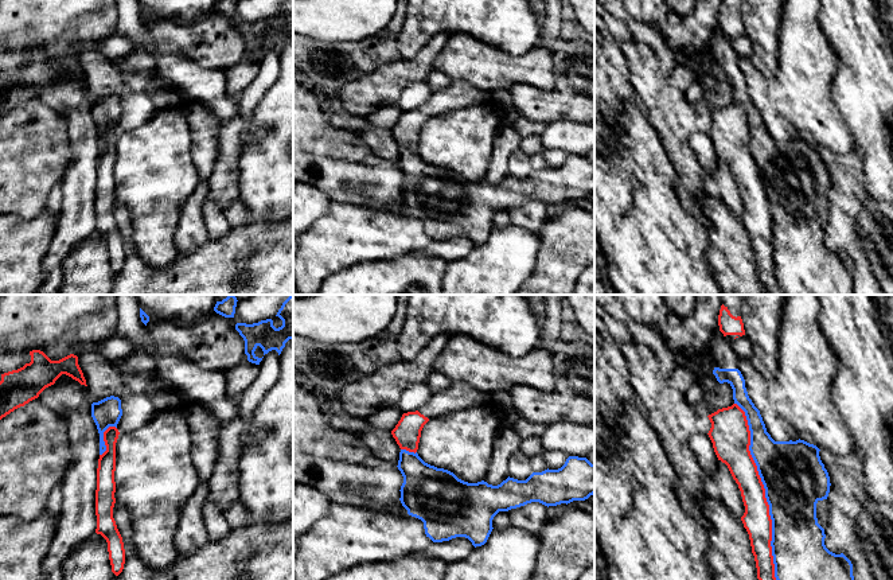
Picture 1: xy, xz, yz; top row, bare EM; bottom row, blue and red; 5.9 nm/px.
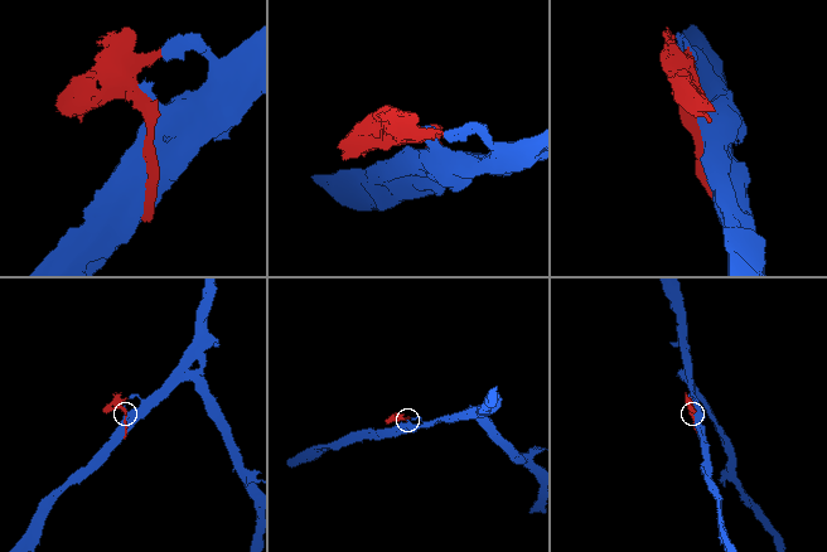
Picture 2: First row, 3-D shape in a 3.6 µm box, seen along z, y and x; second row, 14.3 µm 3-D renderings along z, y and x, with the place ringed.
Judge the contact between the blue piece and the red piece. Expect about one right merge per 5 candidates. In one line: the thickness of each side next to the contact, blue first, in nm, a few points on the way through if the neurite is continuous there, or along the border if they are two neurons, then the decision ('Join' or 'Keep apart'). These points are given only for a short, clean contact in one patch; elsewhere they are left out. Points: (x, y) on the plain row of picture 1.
Thickness 380 nm (blue) against 170 nm. Keep apart

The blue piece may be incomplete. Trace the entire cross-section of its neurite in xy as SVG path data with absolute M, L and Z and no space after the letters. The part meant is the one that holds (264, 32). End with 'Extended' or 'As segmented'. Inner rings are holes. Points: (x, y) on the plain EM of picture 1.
M284 0L276 15L282 19L282 24L278 27L273 24L272 17L253 23L235 23L235 28L245 39L245 52L249 61L260 63L262 59L254 52L258 44L262 47L264 54L272 48L276 48L280 54L285 42L293 38L293 0Z. As segmented

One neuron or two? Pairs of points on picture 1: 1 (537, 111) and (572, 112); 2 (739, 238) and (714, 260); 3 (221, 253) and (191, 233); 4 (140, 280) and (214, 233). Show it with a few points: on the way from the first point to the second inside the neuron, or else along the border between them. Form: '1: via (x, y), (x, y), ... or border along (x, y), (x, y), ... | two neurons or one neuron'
1: via (545, 111), (564, 111) | one neuron
2: via (733, 244), (720, 256) | one neuron
3: border along (209, 238), (188, 253), (179, 252) | two neurons
4: border along (230, 229), (221, 237), (209, 238) | two neurons

